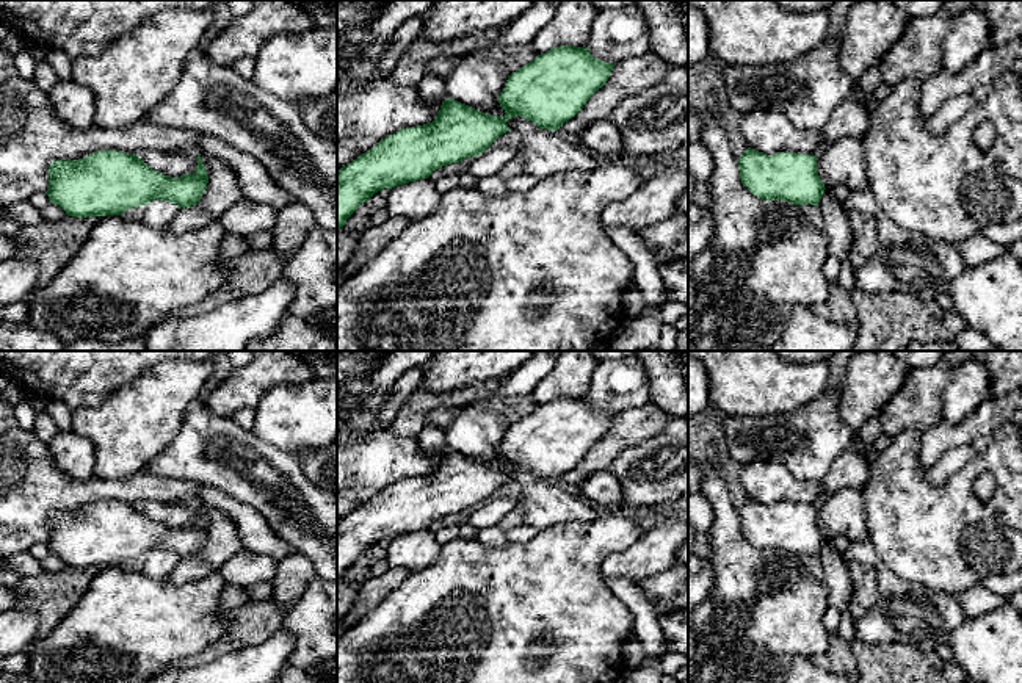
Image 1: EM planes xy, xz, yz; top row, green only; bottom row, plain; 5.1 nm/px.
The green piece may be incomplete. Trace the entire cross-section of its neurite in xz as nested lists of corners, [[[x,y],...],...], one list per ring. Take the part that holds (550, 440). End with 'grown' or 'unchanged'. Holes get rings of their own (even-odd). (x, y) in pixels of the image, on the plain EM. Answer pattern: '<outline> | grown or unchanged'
[[[560,396],[538,406],[508,426],[505,439],[498,445],[505,467],[483,464],[455,450],[444,451],[433,473],[400,479],[340,519],[337,523],[337,580],[343,578],[357,558],[375,544],[428,529],[433,522],[442,517],[483,504],[500,486],[509,482],[506,472],[514,467],[522,467],[539,479],[556,482],[607,434],[614,415],[594,409],[586,396]]] | unchanged

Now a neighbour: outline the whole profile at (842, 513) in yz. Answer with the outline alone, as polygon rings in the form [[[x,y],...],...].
[[[843,487],[817,504],[817,523],[824,536],[845,536],[850,542],[867,539],[861,487]]]

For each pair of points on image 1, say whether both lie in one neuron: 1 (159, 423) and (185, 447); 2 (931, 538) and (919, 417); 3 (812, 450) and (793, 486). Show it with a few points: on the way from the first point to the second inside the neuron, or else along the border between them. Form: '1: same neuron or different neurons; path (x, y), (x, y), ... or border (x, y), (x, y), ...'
1: different neurons; border (190, 403), (176, 436), (149, 462)
2: different neurons; border (922, 431), (905, 428), (892, 440)
3: different neurons; border (765, 461), (779, 461), (795, 477), (820, 483)

